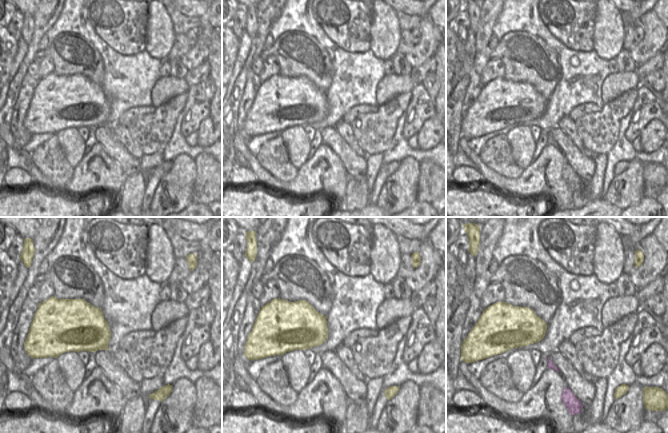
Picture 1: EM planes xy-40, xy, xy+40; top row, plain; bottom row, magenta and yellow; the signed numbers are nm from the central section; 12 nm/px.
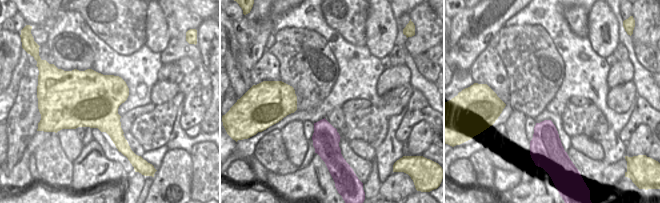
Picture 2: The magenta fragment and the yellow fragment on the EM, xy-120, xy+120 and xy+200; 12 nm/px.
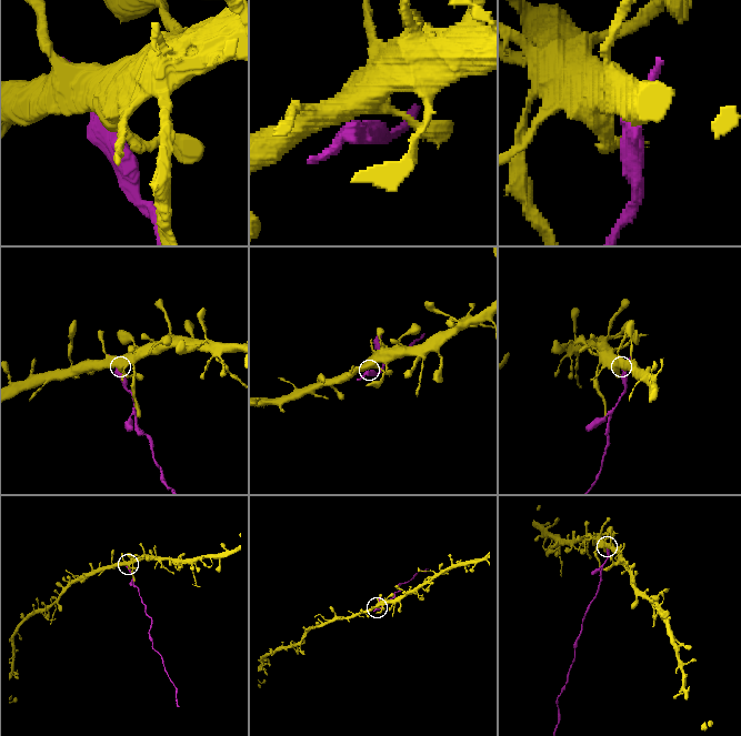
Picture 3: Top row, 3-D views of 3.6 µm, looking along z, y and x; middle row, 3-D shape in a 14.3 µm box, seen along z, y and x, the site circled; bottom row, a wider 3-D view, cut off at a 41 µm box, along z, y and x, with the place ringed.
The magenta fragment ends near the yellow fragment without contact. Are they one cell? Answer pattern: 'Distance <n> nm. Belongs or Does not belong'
Distance 220 nm. Does not belong

